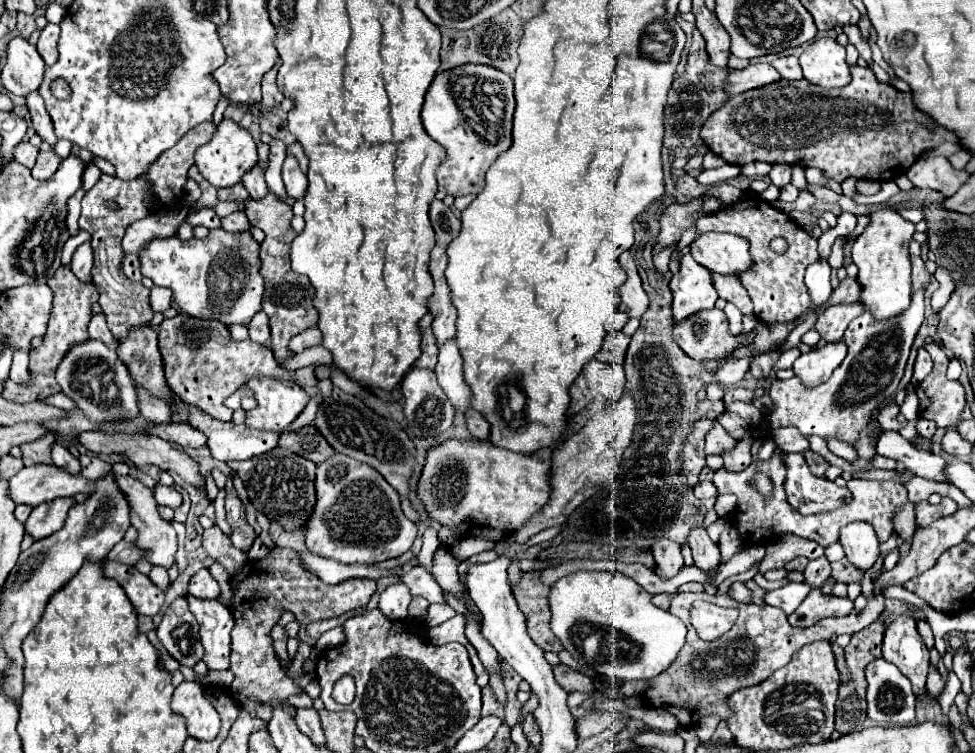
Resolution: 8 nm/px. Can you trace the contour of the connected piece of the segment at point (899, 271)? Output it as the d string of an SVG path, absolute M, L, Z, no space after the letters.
M875 210L865 232L855 240L851 256L859 268L857 282L861 286L859 302L875 320L901 316L911 304L911 260L907 244L915 232L915 224L907 222L899 212Z

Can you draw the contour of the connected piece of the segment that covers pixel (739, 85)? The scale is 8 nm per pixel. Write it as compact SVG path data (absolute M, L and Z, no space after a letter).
M749 64L743 70L731 70L729 80L725 82L725 90L733 96L773 84L777 80L781 80L781 74L771 64Z

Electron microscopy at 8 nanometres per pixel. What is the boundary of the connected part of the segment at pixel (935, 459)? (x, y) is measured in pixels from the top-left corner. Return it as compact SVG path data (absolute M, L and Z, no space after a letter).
M893 430L881 432L875 448L877 448L879 456L885 456L885 458L891 458L891 460L903 464L905 468L909 468L913 474L917 474L921 478L945 482L945 476L941 476L941 468L943 468L945 460L933 452L917 450L899 432L893 432Z

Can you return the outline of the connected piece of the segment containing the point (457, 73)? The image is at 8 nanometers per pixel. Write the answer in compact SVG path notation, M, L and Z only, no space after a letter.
M463 64L447 72L437 72L431 88L425 94L423 104L423 126L427 134L445 146L445 160L437 166L437 184L451 196L479 194L485 186L485 172L497 160L497 156L511 146L511 122L515 112L515 88L513 78L487 64Z

